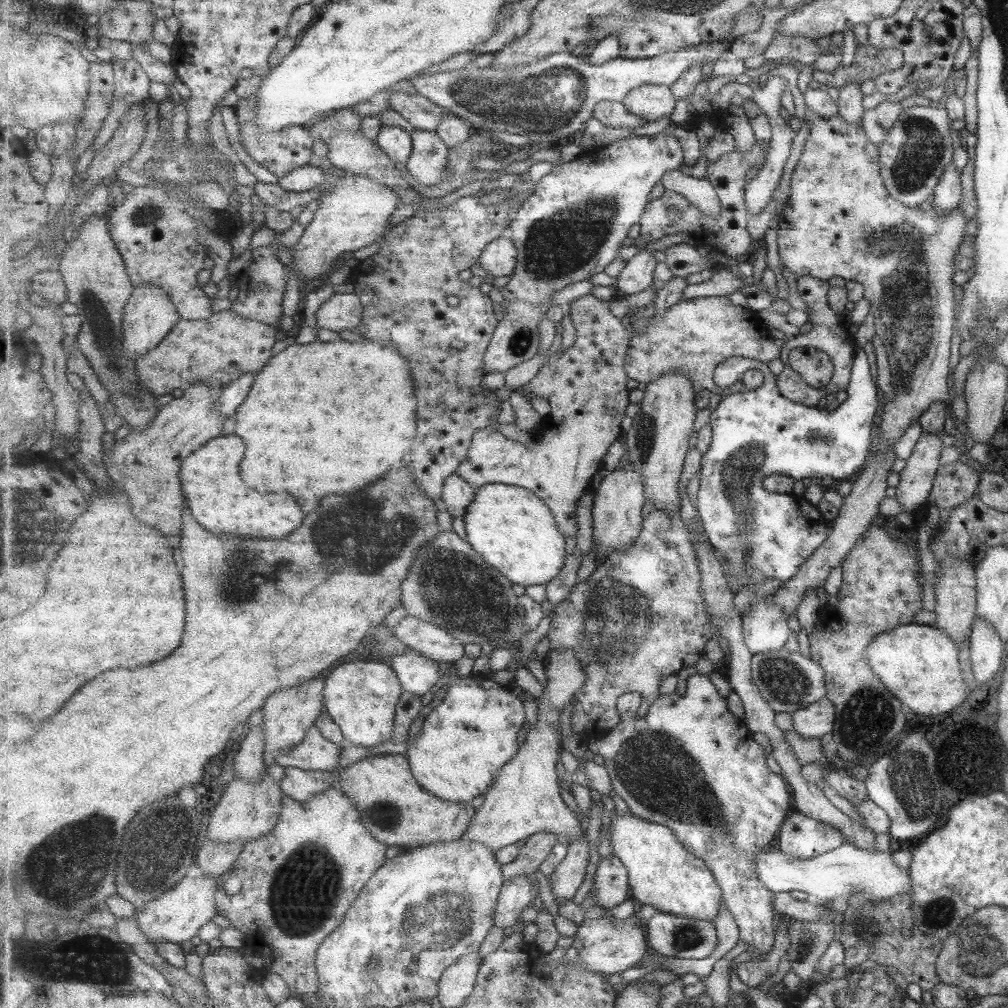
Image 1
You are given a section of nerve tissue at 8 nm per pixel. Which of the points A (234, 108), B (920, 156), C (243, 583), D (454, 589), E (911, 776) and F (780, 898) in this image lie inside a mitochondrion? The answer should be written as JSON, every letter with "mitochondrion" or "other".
{"A":"other","B":"mitochondrion","C":"mitochondrion","D":"mitochondrion","E":"mitochondrion","F":"other"}

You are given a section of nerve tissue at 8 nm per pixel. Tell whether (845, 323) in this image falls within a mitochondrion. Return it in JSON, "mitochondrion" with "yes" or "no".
{"mitochondrion":"no"}

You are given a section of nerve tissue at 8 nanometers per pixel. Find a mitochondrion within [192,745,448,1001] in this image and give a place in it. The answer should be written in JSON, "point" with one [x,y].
{"point":[306,888]}

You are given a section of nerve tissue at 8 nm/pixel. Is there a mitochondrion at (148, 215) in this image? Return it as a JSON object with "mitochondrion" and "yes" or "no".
{"mitochondrion":"yes"}

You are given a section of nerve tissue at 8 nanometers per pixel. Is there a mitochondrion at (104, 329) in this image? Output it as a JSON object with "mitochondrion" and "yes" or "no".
{"mitochondrion":"yes"}

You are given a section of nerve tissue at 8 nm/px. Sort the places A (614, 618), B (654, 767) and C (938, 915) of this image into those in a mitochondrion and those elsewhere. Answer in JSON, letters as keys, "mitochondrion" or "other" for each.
{"A":"mitochondrion","B":"mitochondrion","C":"mitochondrion"}

